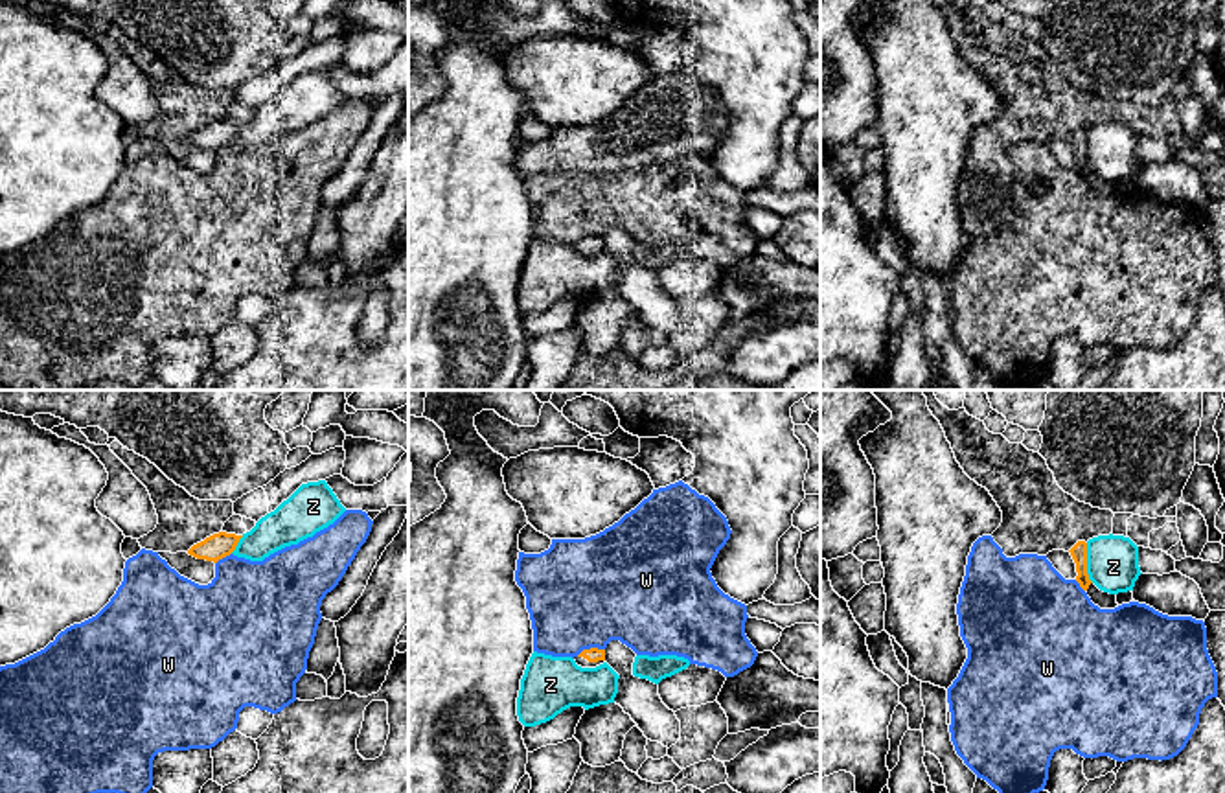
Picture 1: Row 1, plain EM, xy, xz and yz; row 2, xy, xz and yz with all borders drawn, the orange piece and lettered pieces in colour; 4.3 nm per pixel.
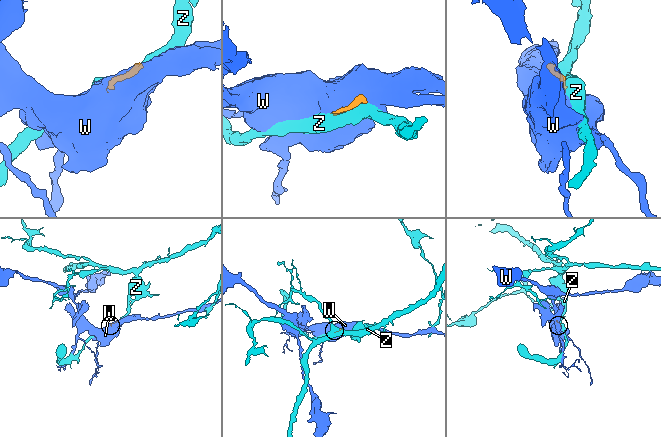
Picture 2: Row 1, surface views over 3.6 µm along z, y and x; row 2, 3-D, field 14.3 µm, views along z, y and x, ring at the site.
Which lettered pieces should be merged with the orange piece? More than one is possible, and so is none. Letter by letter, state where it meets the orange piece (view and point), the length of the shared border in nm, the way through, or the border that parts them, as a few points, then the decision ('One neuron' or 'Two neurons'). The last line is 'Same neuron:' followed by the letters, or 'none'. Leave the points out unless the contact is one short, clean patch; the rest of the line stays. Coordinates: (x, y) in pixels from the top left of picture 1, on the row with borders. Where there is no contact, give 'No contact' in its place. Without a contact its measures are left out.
W: Touches orange at xz (591, 648). Shared border 130 nm. Two neurons
Z: Touches orange at yz (1086, 563). Shared border 180 nm. Two neurons
Same neuron: none

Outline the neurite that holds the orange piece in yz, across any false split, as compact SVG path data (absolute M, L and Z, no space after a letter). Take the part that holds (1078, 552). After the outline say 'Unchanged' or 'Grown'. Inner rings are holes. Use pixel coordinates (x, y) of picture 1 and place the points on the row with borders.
M1078 541L1070 550L1070 556L1076 563L1076 581L1080 583L1080 587L1087 592L1087 596L1091 598L1091 602L1094 605L1098 605L1100 609L1115 609L1118 607L1116 603L1116 594L1109 594L1100 591L1087 574L1087 543L1085 541Z. Grown

